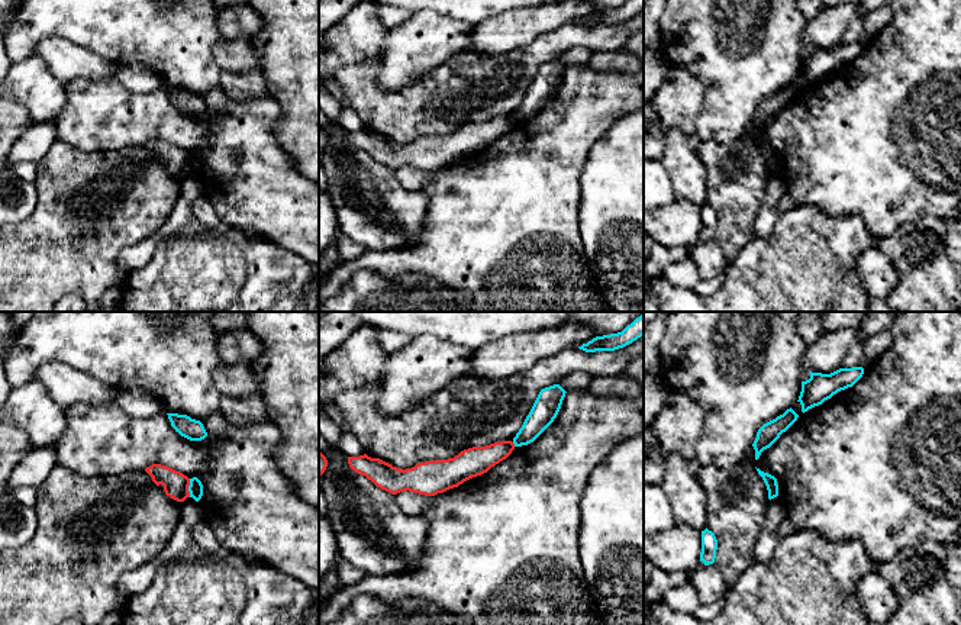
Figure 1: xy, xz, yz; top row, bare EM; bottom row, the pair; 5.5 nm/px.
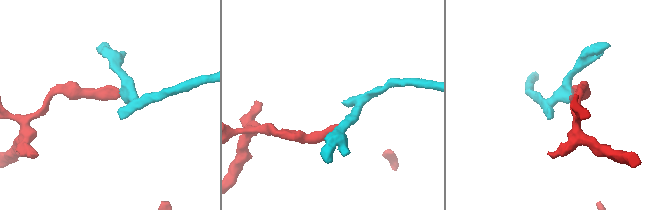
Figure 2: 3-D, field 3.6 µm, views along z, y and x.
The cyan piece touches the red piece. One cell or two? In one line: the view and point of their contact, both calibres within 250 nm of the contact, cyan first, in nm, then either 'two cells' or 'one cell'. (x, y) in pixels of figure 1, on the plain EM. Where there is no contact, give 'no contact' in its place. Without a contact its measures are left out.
xy (189, 163) | 80/140 nm | two cells

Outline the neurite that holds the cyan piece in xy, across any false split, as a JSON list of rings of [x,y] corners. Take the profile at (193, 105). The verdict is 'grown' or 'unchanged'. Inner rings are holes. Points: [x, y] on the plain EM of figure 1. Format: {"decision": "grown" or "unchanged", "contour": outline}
{"decision": "unchanged", "contour": [[[167,88],[171,102],[184,113],[190,116],[201,116],[207,107],[200,96],[191,94],[187,90]]]}

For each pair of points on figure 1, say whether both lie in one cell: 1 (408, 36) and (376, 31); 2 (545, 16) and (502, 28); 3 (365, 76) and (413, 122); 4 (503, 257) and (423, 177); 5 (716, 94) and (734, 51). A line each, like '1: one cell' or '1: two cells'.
1: two cells
2: one cell
3: one cell
4: two cells
5: one cell

